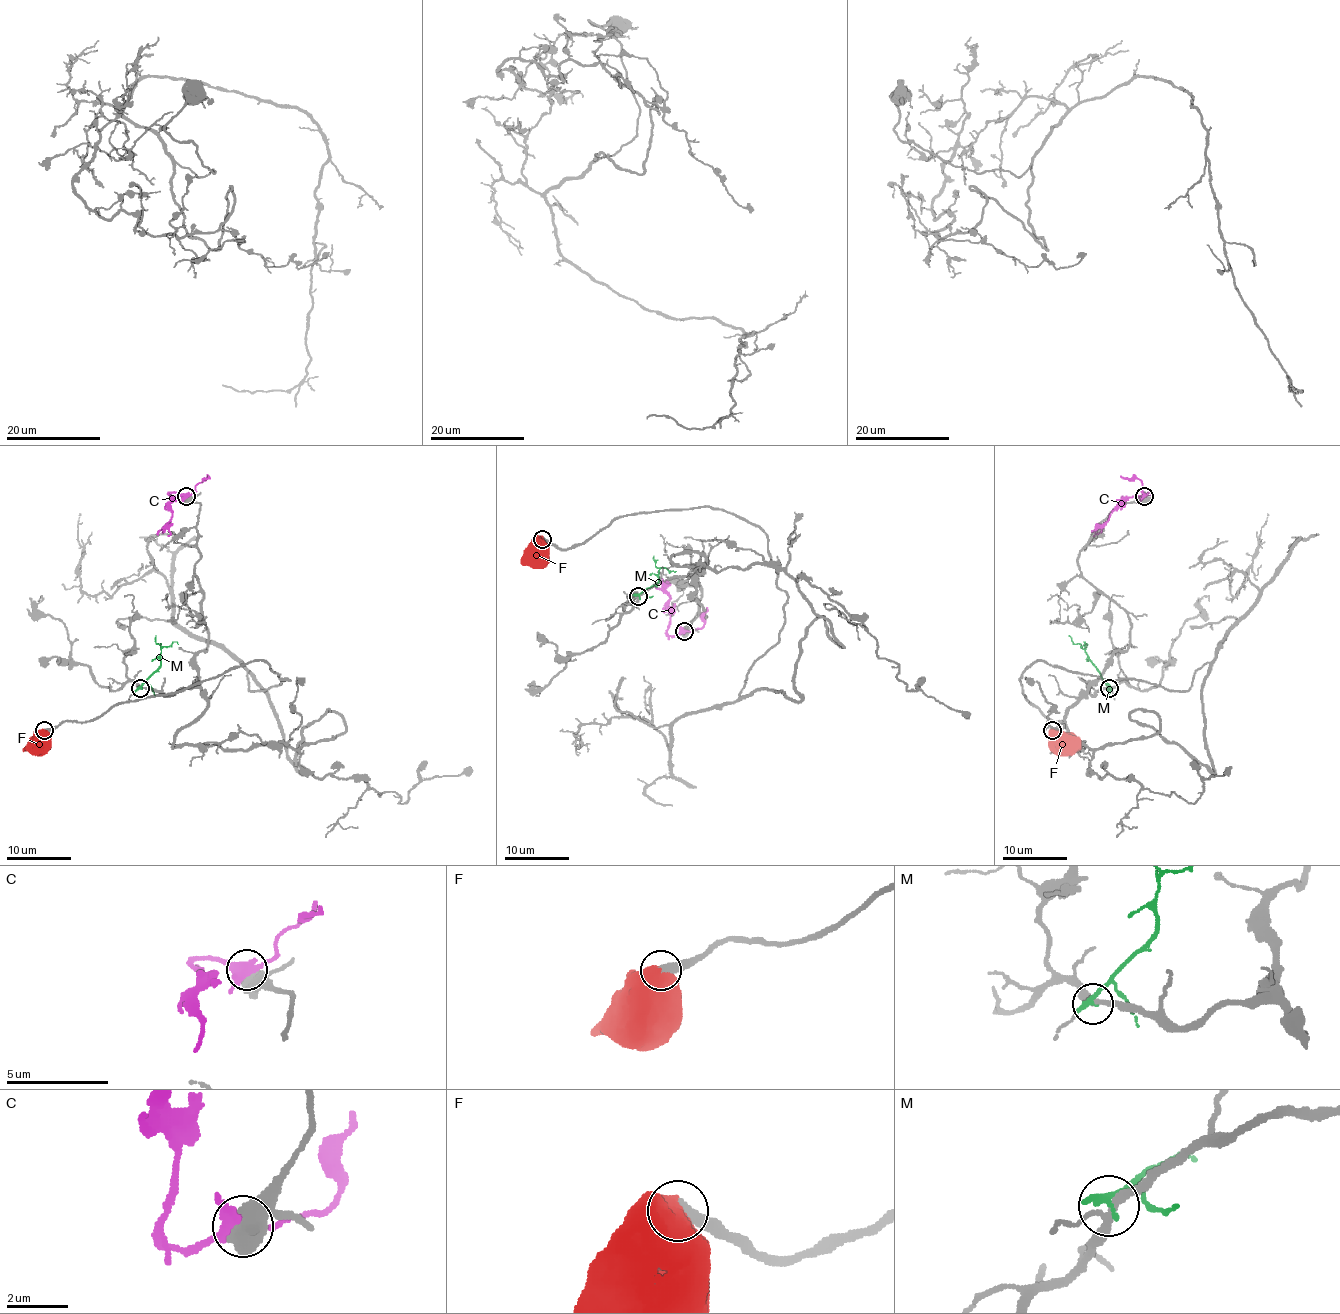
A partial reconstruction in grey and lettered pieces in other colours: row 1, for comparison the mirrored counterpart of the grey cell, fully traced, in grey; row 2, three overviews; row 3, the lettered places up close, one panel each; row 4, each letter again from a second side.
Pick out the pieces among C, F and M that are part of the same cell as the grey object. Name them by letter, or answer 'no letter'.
F

